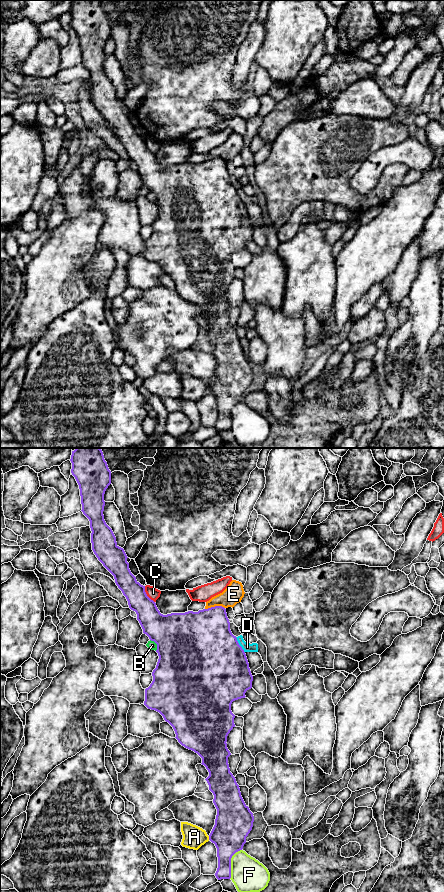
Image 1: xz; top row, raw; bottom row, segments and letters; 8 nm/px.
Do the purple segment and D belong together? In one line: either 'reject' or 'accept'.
reject

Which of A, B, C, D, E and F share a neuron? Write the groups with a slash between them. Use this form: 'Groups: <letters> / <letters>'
Groups: A / B E / C / D / F

